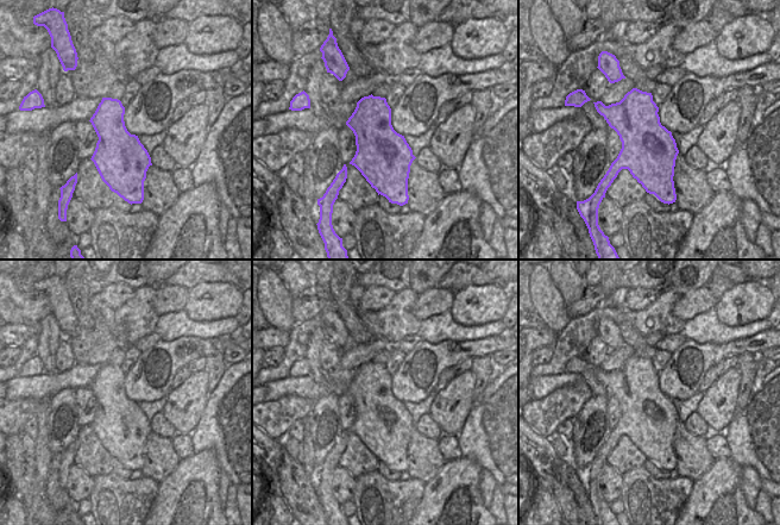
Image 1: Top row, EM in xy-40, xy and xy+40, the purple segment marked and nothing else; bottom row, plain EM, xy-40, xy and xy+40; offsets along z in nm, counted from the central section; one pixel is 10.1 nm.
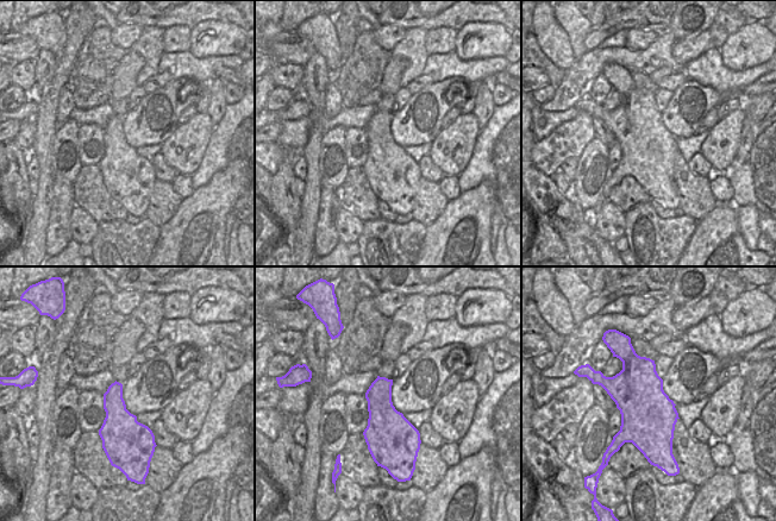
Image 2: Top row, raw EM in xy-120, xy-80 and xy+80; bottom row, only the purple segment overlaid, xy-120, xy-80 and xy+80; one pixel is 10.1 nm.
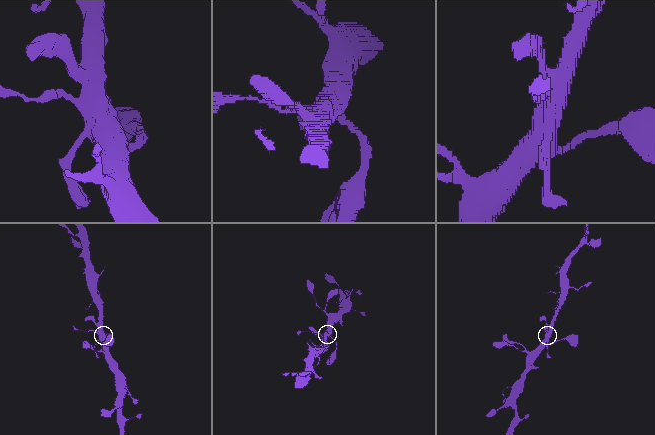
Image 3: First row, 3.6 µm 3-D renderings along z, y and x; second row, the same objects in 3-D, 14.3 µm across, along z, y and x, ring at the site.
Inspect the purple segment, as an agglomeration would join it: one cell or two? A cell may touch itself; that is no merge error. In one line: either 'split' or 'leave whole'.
leave whole

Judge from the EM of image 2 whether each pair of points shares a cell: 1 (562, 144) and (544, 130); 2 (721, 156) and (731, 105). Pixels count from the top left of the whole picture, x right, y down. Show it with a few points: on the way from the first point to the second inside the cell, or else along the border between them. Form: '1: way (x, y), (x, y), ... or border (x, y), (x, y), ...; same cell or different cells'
1: border (573, 118), (561, 123), (545, 137), (536, 142); different cells
2: border (742, 106), (719, 119); different cells

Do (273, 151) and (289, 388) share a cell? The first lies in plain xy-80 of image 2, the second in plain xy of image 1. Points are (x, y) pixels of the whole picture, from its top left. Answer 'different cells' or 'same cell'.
different cells

